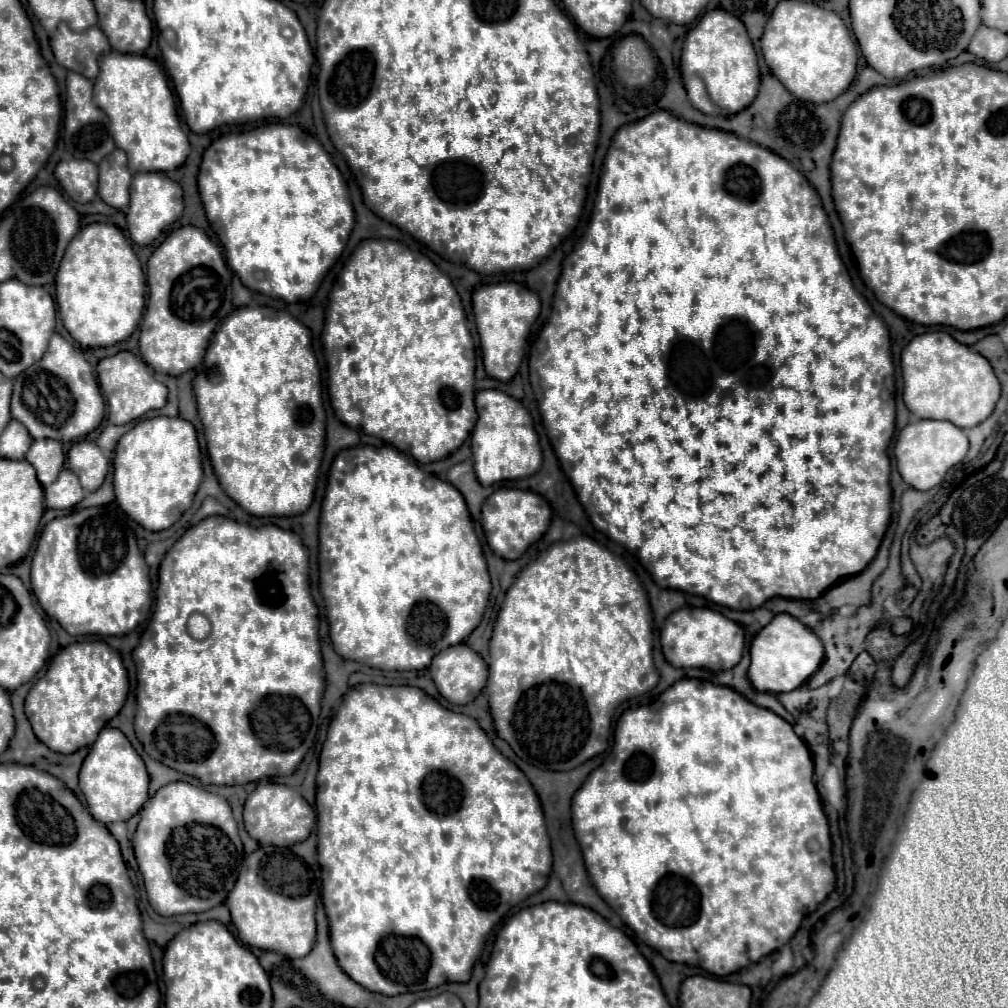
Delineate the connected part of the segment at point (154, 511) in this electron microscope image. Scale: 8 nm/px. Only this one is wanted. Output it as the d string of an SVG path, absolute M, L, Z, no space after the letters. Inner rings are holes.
M153 417L139 421L131 431L127 431L115 449L113 457L113 489L115 489L115 501L117 505L141 527L149 531L163 531L171 527L183 511L191 507L193 495L203 479L201 463L199 463L201 451L197 443L195 427L181 419L181 417Z

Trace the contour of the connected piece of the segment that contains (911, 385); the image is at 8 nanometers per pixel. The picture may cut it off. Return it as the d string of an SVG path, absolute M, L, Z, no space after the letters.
M933 331L933 333L923 333L913 337L911 343L901 353L901 367L903 367L903 381L905 381L903 401L917 419L945 419L961 429L971 429L993 413L1001 393L1001 385L989 361L983 355L971 351L967 345L957 343L951 335L943 331Z

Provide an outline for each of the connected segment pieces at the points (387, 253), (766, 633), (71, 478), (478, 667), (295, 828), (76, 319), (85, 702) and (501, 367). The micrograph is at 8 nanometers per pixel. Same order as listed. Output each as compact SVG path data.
M371 239L361 242L346 262L339 281L333 285L333 289L329 293L329 307L327 307L325 327L321 333L321 343L323 343L325 355L327 355L331 405L341 423L345 423L353 429L363 429L367 435L373 435L373 437L379 437L379 439L391 443L399 451L413 455L415 461L419 461L419 463L433 463L433 461L445 459L449 453L457 451L461 447L461 443L467 439L467 435L471 433L477 420L474 402L475 347L471 341L471 333L465 325L465 313L461 307L461 299L459 299L451 279L443 271L439 271L429 257L415 253L409 247L405 247L403 243L391 239Z
M777 613L771 623L755 635L749 653L749 681L757 691L765 693L785 693L805 685L805 681L815 673L815 669L819 669L823 661L823 645L817 635L787 613Z
M63 469L55 483L45 487L45 505L49 509L71 509L83 499L83 487L69 469Z
M465 643L439 651L429 673L437 691L453 705L467 705L487 683L487 663Z
M263 781L255 787L255 791L247 797L243 807L243 819L247 833L261 845L275 845L275 847L291 847L299 841L305 841L315 825L315 811L313 807L301 797L299 791L283 785Z
M89 223L67 245L55 277L65 329L81 347L107 347L127 339L145 309L145 279L125 235L111 223Z
M105 641L73 643L51 659L47 673L31 687L25 699L25 715L37 739L51 751L75 753L95 743L97 733L121 711L127 689L127 671Z
M495 283L495 285L481 285L473 291L473 313L475 323L481 339L481 351L483 351L483 367L487 375L499 381L511 381L511 377L517 373L525 343L531 333L531 325L535 323L541 301L539 297L529 291L525 285L519 283Z

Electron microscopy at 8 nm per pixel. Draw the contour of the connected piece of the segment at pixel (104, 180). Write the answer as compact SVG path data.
M115 149L99 163L99 197L115 207L125 211L129 205L129 183L131 173L127 169L127 157L121 149Z

